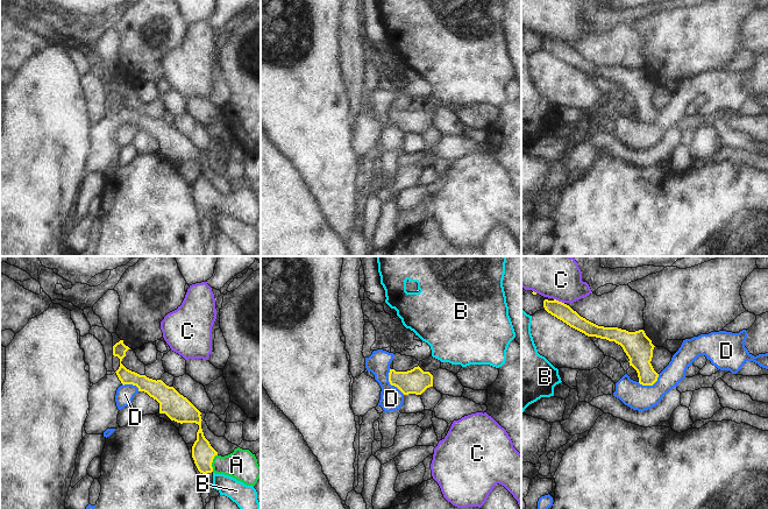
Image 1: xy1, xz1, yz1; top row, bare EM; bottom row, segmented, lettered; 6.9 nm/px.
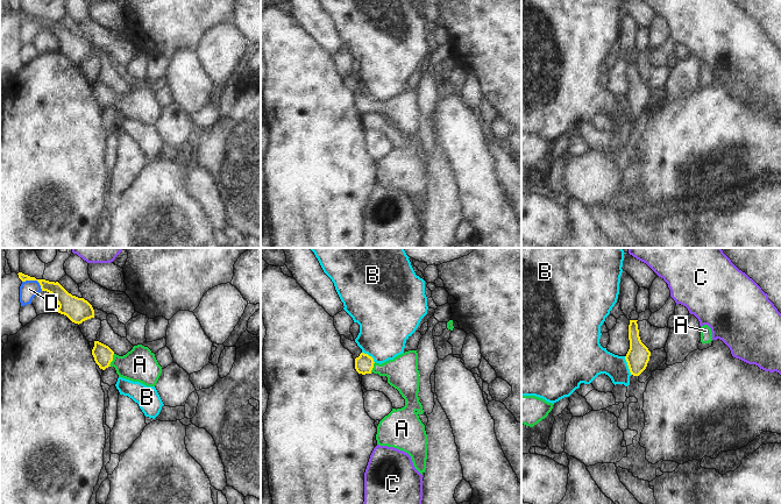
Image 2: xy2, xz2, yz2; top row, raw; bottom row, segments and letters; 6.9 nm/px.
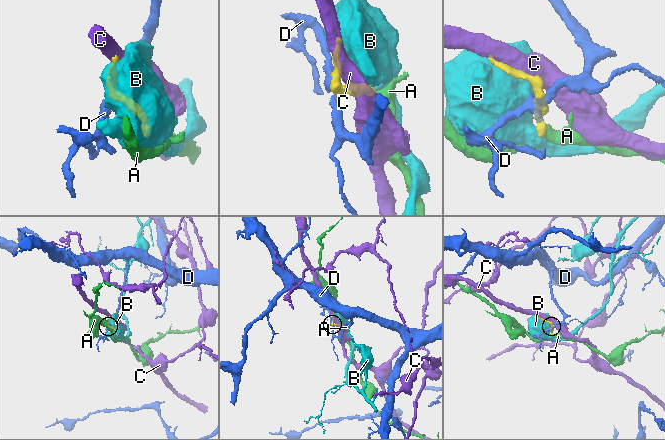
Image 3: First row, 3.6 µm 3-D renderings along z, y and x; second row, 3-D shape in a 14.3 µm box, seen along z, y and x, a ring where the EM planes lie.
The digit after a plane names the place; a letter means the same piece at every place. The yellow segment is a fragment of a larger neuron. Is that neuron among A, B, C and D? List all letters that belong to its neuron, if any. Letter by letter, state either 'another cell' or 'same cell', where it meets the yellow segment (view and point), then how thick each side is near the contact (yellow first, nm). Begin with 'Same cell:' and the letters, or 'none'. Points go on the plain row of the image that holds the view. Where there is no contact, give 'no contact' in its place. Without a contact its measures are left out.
Same cell: A
A: same cell; contact xy1 (212, 200); calibres 160 and 220 nm
B: another cell; contact yz2 (627, 104); calibres 160 and 220 nm
C: another cell; contact yz1 (557, 40); calibres 120 and 280 nm
D: another cell; contact xz1 (390, 122); calibres 180 and 160 nm

